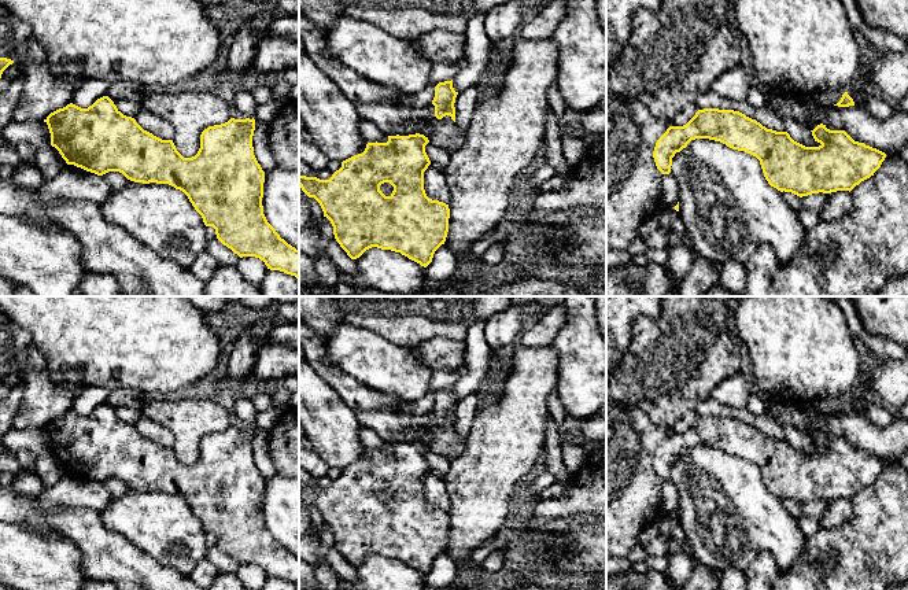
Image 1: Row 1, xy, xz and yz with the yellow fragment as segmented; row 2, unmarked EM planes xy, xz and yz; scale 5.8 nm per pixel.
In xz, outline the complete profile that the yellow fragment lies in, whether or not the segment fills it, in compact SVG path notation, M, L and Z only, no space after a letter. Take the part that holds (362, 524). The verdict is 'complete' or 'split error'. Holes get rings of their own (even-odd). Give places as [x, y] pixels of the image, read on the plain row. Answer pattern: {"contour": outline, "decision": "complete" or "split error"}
{"contour": "M416 440L388 443L387 450L368 450L362 461L342 469L329 487L299 483L299 494L314 505L332 534L336 549L351 567L377 554L401 560L427 575L435 558L444 552L449 539L449 512L432 508L424 497L424 479L431 472L425 460L428 445ZM390 490L394 498L385 504L380 493Z", "decision": "complete"}

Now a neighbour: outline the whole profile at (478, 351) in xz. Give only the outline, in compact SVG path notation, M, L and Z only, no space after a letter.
M477 321L468 331L466 364L469 372L453 386L453 395L455 399L477 392L477 388L486 376L491 349L486 342L484 325L486 321Z

